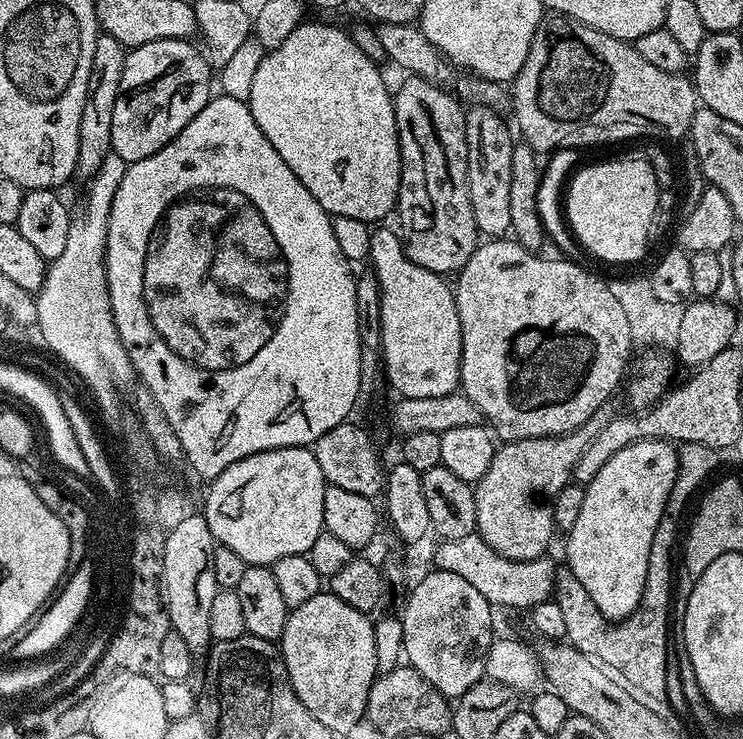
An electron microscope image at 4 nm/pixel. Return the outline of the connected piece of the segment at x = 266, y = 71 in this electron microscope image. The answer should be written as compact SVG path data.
M305 22L296 27L294 34L290 34L282 42L282 46L272 51L265 51L262 63L259 64L258 71L254 73L254 82L250 86L250 98L246 101L248 108L254 114L254 122L258 122L262 134L270 138L270 146L274 146L274 150L282 154L282 162L286 162L286 166L290 166L290 170L298 174L298 182L302 182L302 186L306 186L306 190L310 190L310 194L318 198L318 206L322 206L322 210L326 210L331 217L358 218L370 226L375 225L375 220L380 220L391 212L393 215L400 199L400 139L396 133L396 105L393 93L390 88L388 92L383 78L380 77L380 71L381 69L374 61L366 58L362 50L358 50L358 46L347 31L343 32L332 24Z

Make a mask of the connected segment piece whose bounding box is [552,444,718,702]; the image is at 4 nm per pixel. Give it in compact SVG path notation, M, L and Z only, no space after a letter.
M679 445L676 453L678 478L674 482L674 490L670 490L662 522L658 522L658 530L650 546L650 566L646 574L646 586L634 614L619 622L606 619L598 610L598 606L594 606L590 594L586 594L578 578L574 578L574 574L566 566L557 567L556 570L552 599L555 600L558 610L562 610L562 618L566 621L567 643L607 668L633 693L639 694L648 702L662 699L668 692L668 676L670 680L668 607L672 604L672 547L675 544L677 547L678 544L676 527L680 524L680 515L683 514L688 499L692 495L695 497L701 491L700 483L715 470L716 456L718 456L717 449L710 446Z

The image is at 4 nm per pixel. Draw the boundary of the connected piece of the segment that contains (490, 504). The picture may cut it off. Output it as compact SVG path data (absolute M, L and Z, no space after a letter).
M617 394L602 402L582 426L565 435L503 443L491 460L490 469L473 489L477 535L512 561L532 561L545 555L549 551L552 534L556 532L554 498L571 481L578 458L585 453L595 435L623 413L625 404L625 399Z

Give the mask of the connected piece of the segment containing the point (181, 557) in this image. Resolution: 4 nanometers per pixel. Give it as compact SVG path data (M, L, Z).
M188 512L174 529L167 531L163 558L163 599L171 631L182 635L192 651L204 651L211 645L210 611L216 597L213 532L202 512Z

